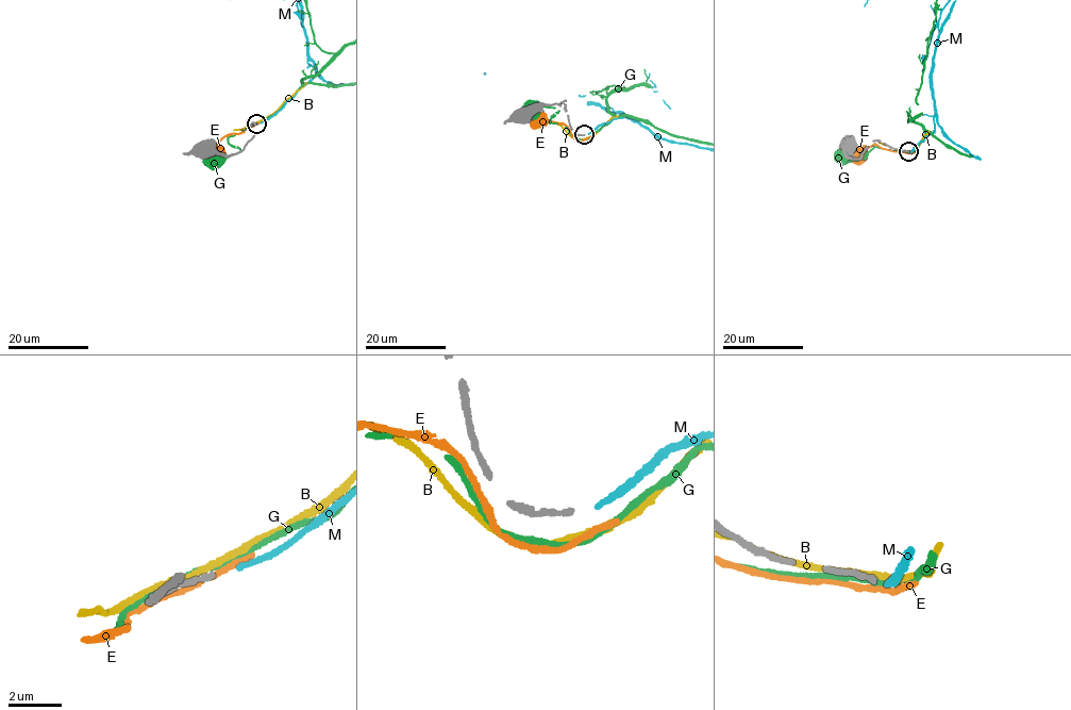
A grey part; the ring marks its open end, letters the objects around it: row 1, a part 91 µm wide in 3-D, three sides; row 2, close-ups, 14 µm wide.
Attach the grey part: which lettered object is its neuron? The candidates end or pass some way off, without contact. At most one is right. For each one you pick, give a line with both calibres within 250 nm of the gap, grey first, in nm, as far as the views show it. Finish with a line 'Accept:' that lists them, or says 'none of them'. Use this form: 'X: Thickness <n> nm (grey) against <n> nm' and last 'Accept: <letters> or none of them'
M: Thickness 190 nm (grey) against 200 nm
Accept: M

